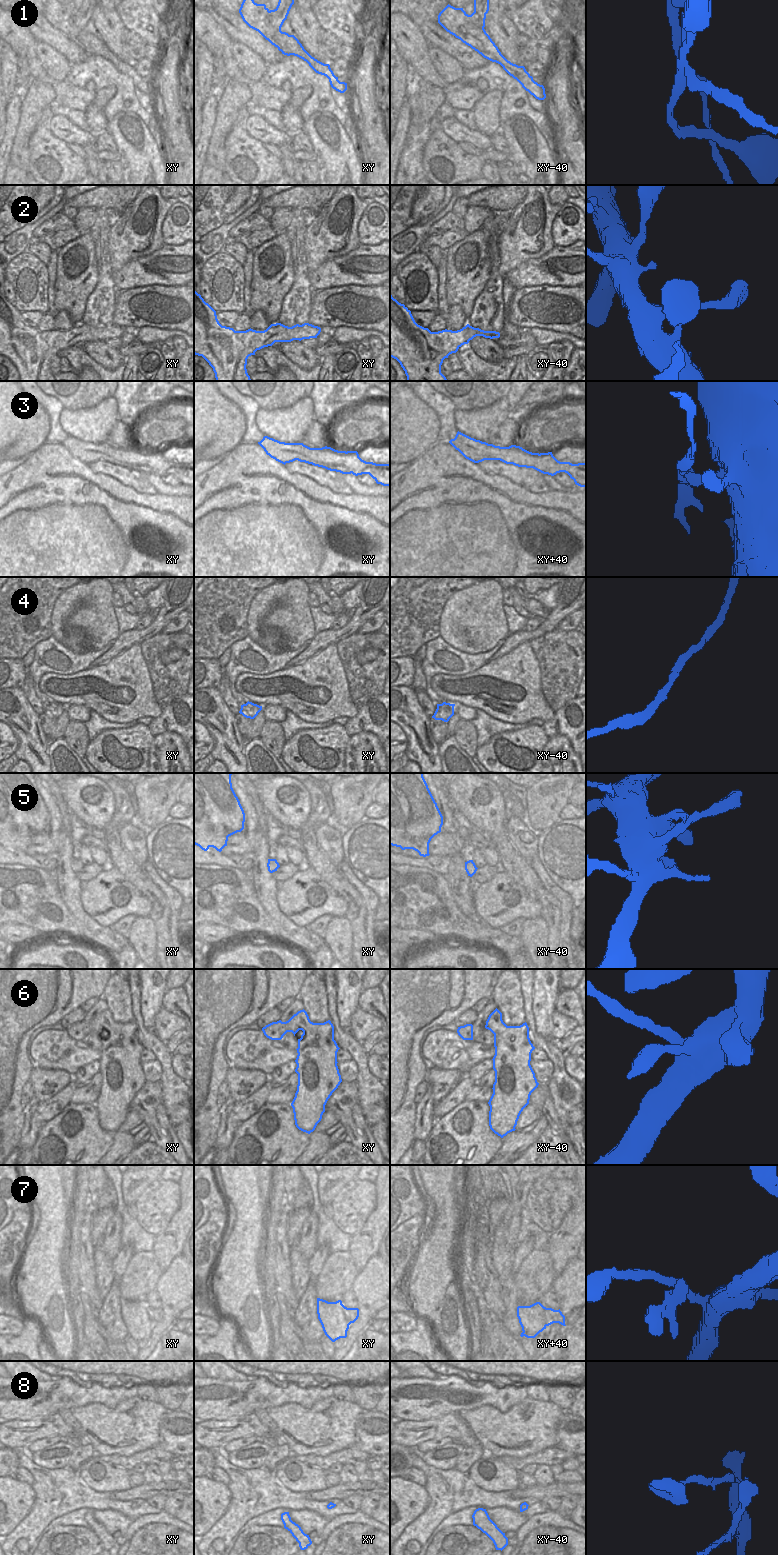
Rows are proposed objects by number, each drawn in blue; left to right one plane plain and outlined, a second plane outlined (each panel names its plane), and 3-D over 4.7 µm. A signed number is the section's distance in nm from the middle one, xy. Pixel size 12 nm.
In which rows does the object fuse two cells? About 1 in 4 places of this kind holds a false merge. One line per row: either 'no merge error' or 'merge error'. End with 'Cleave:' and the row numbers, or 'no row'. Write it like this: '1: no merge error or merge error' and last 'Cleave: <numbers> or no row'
1: merge error
2: no merge error
3: merge error
4: no merge error
5: no merge error
6: no merge error
7: no merge error
8: no merge error
Cleave: 1, 3

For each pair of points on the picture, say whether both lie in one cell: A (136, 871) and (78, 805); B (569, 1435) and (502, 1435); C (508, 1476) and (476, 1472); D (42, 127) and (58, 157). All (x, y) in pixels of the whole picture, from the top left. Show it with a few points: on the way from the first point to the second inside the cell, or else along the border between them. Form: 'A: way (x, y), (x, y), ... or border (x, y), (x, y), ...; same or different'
A: way (118, 854), (108, 830), (96, 818); same
B: border (562, 1412), (556, 1423), (555, 1445); different
C: way (500, 1477), (495, 1477), (490, 1481), (484, 1479); same
D: way (42, 134), (42, 141), (51, 150); same

